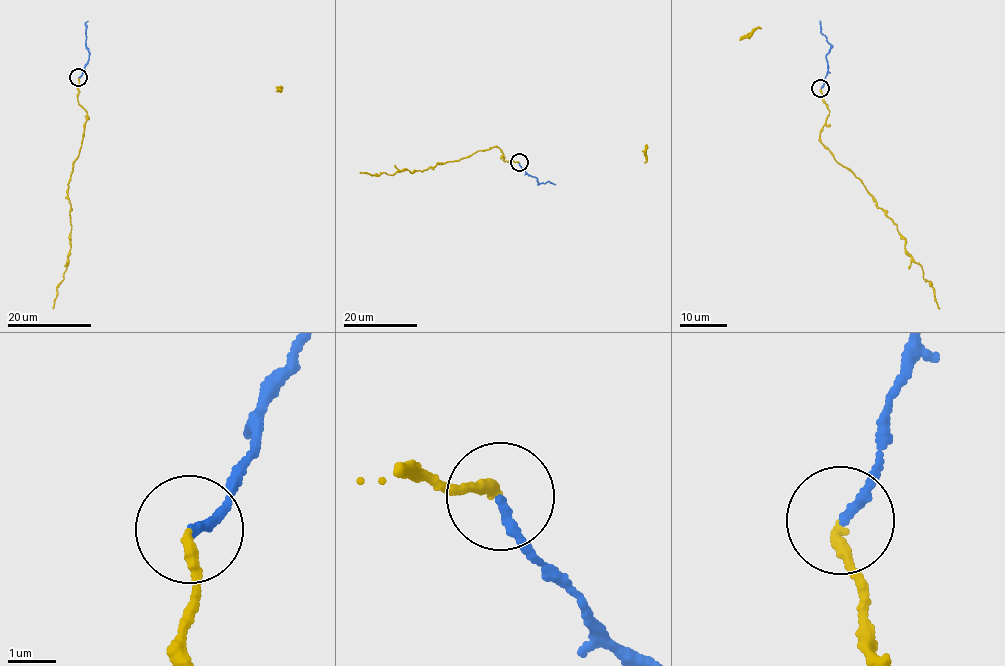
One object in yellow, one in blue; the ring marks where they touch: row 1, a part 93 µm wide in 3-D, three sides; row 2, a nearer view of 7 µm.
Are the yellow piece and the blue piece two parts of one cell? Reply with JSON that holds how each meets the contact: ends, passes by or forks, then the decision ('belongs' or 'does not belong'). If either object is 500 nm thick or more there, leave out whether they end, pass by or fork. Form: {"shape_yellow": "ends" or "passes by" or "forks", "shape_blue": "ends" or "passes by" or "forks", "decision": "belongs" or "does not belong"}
{"shape_yellow": "ends", "shape_blue": "ends", "decision": "belongs"}

